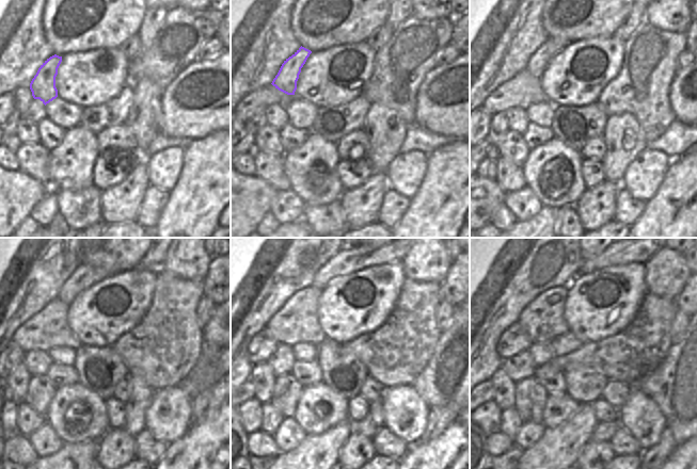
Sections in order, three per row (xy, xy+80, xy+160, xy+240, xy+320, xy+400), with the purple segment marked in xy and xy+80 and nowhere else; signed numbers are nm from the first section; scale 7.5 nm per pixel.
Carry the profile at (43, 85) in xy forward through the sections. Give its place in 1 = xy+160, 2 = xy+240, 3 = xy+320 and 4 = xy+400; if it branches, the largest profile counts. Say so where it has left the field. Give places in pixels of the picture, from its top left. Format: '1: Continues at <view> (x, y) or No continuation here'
1: Continues at xy+160 (538, 62)
2: Continues at xy+240 (84, 276)
3: Continues at xy+320 (350, 259)
4: Continues at xy+400 (606, 259).

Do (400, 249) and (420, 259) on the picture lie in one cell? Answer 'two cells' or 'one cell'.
two cells

